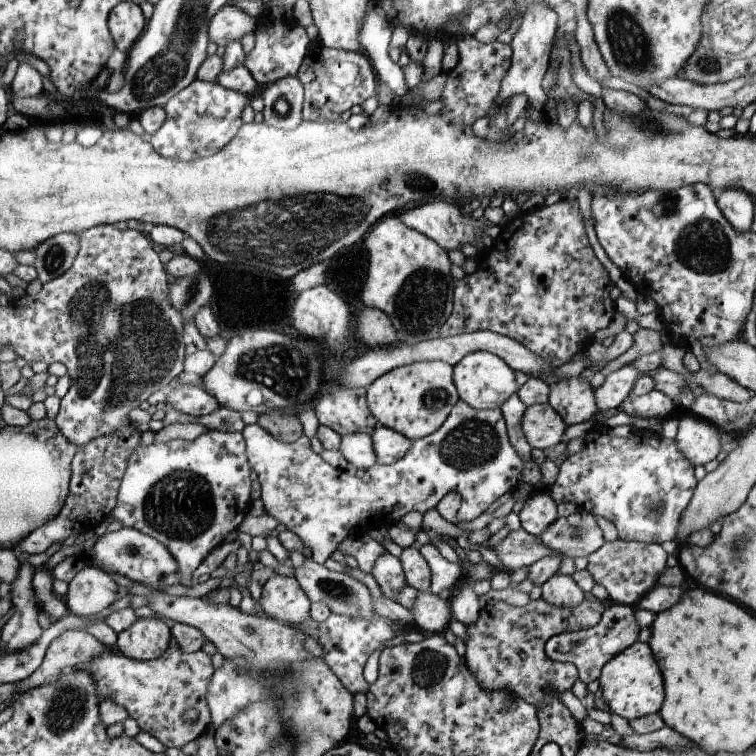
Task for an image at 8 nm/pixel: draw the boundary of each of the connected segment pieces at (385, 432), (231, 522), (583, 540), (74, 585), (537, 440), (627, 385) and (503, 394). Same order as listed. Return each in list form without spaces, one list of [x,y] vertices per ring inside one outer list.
[[[382,424],[377,426],[377,430],[371,434],[371,437],[376,452],[376,463],[384,465],[394,464],[404,458],[414,444],[414,441],[403,434]]]
[[[206,429],[196,440],[172,439],[168,442],[153,441],[150,445],[137,448],[130,455],[128,470],[122,479],[119,503],[110,512],[110,518],[126,528],[138,529],[159,540],[170,554],[177,558],[184,586],[191,586],[194,570],[210,554],[210,548],[222,546],[226,536],[240,526],[246,518],[246,498],[250,502],[250,476],[252,470],[246,458],[248,449],[241,432],[222,432]]]
[[[578,514],[568,517],[557,518],[546,532],[537,536],[542,540],[542,544],[554,548],[560,555],[570,556],[588,556],[594,550],[604,546],[604,536],[594,522],[592,514]]]
[[[84,566],[72,578],[64,599],[70,613],[90,616],[112,605],[118,589],[110,573],[95,566]]]
[[[550,403],[528,406],[520,420],[520,430],[524,432],[528,444],[538,450],[560,444],[566,428],[565,420]]]
[[[631,363],[610,372],[606,376],[604,384],[594,390],[598,411],[620,408],[622,402],[632,392],[638,377],[638,370]]]
[[[486,351],[467,354],[458,364],[453,365],[453,379],[456,381],[462,400],[475,409],[500,408],[518,390],[510,365],[501,357]]]

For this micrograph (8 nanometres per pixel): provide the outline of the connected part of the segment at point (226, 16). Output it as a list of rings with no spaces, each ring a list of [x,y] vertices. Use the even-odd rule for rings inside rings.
[[[234,4],[223,6],[209,19],[208,40],[216,46],[240,42],[244,35],[254,32],[257,18],[245,14]]]

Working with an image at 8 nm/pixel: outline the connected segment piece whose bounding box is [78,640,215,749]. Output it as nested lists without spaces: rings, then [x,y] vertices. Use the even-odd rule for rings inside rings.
[[[176,640],[160,658],[154,660],[132,660],[116,648],[104,650],[96,658],[78,667],[94,678],[96,696],[99,700],[110,698],[114,704],[126,708],[128,716],[134,718],[144,732],[152,733],[166,747],[183,749],[188,742],[198,738],[210,724],[208,712],[209,684],[215,674],[210,655],[200,649],[185,652],[178,648]],[[196,710],[198,717],[192,723],[186,722],[182,714]]]

